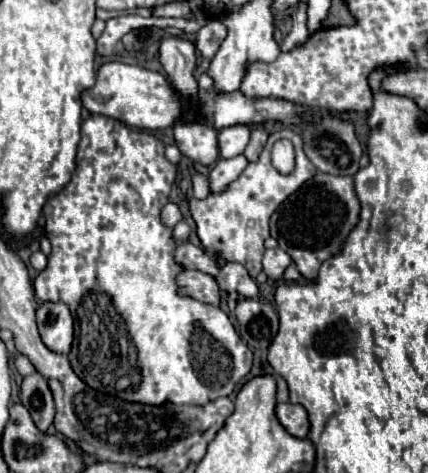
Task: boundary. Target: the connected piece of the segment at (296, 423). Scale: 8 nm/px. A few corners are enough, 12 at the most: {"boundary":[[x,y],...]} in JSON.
{"boundary":[[277,404],[277,418],[285,430],[305,438],[307,414],[295,404]]}

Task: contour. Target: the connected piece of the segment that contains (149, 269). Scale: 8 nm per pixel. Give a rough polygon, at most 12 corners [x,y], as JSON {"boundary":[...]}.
{"boundary":[[81,122],[41,302],[131,402],[229,396],[253,354],[181,294],[163,140]]}

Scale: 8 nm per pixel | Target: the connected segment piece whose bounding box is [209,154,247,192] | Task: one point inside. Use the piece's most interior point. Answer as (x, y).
(226, 171)

